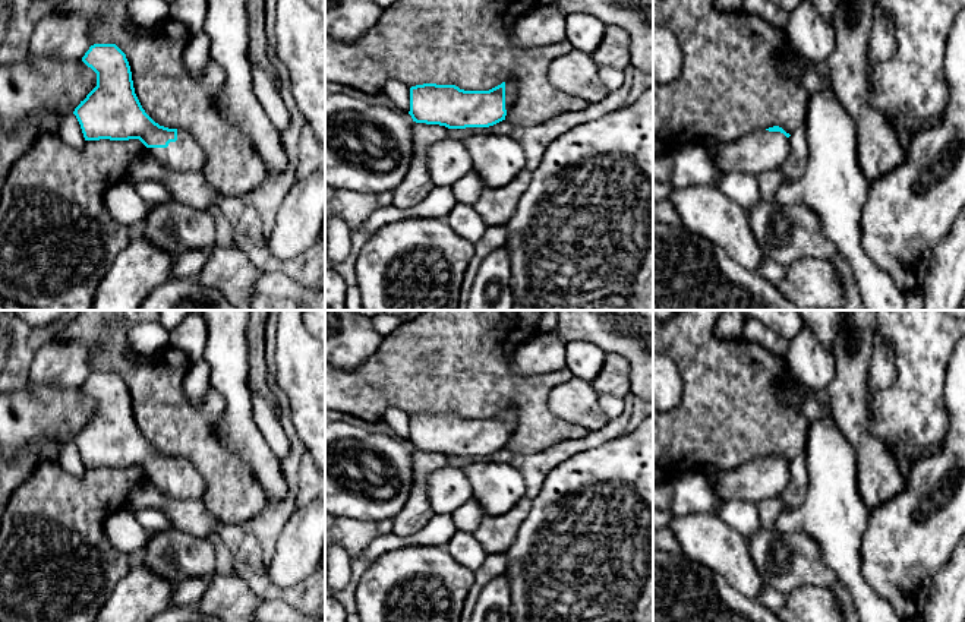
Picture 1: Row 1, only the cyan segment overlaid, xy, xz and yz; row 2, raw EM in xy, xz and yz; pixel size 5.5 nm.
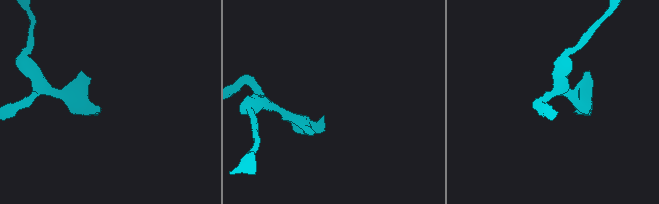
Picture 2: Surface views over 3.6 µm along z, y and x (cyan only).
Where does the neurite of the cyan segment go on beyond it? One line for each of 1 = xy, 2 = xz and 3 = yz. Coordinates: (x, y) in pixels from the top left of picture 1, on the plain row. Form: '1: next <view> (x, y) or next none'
1: next xy (185, 483)
2: next xz (510, 414)
3: next yz (760, 479)

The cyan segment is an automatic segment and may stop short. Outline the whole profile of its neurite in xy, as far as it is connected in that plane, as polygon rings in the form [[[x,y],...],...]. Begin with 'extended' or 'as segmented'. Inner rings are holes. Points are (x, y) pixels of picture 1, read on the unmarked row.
extended | [[[94,372],[82,389],[97,401],[97,414],[75,436],[85,468],[139,467],[161,493],[179,501],[201,499],[206,484],[183,457],[155,451],[133,416],[126,382],[116,372]]]

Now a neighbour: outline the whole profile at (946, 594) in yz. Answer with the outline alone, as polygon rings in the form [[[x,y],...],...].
[[[965,534],[956,544],[950,562],[931,580],[921,622],[965,622]]]

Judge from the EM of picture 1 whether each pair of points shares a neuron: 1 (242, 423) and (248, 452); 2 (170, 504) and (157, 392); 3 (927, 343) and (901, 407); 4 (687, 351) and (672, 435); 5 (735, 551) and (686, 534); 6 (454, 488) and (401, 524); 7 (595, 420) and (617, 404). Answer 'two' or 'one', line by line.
1: one
2: two
3: one
4: one
5: one
6: two
7: two

